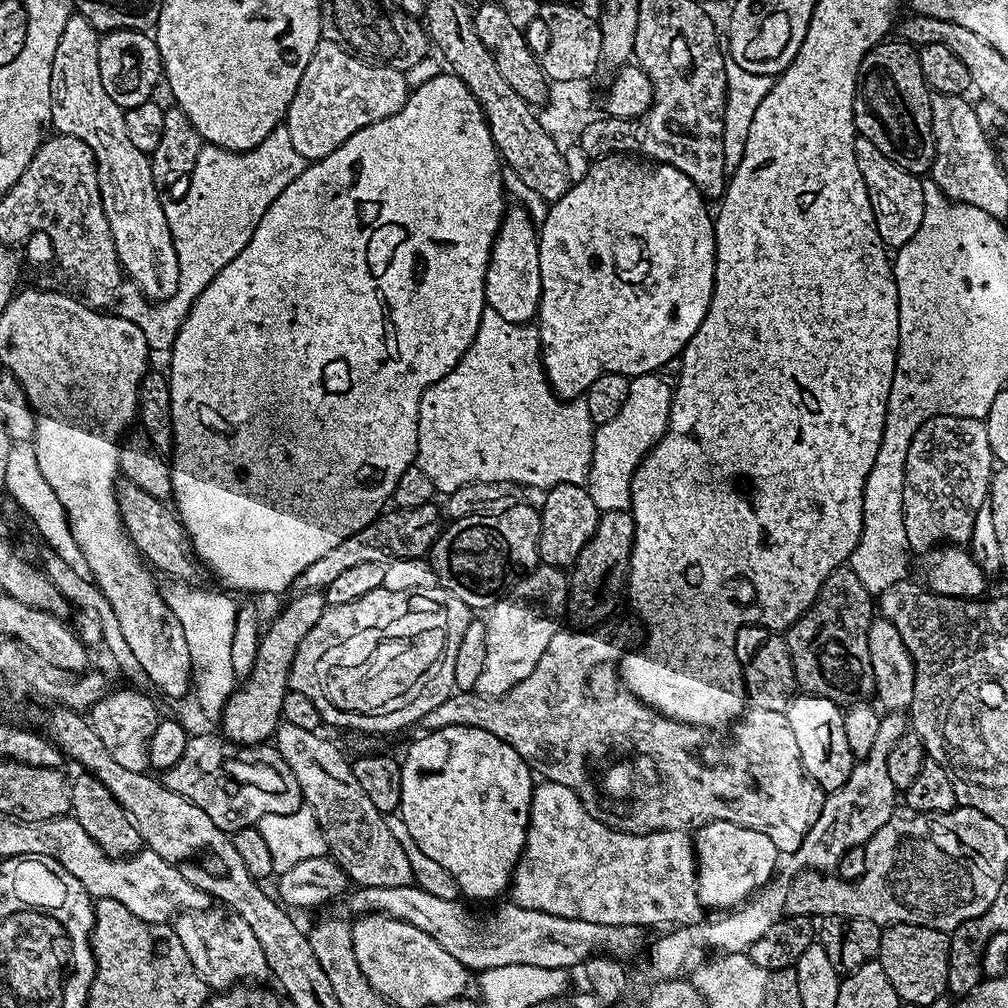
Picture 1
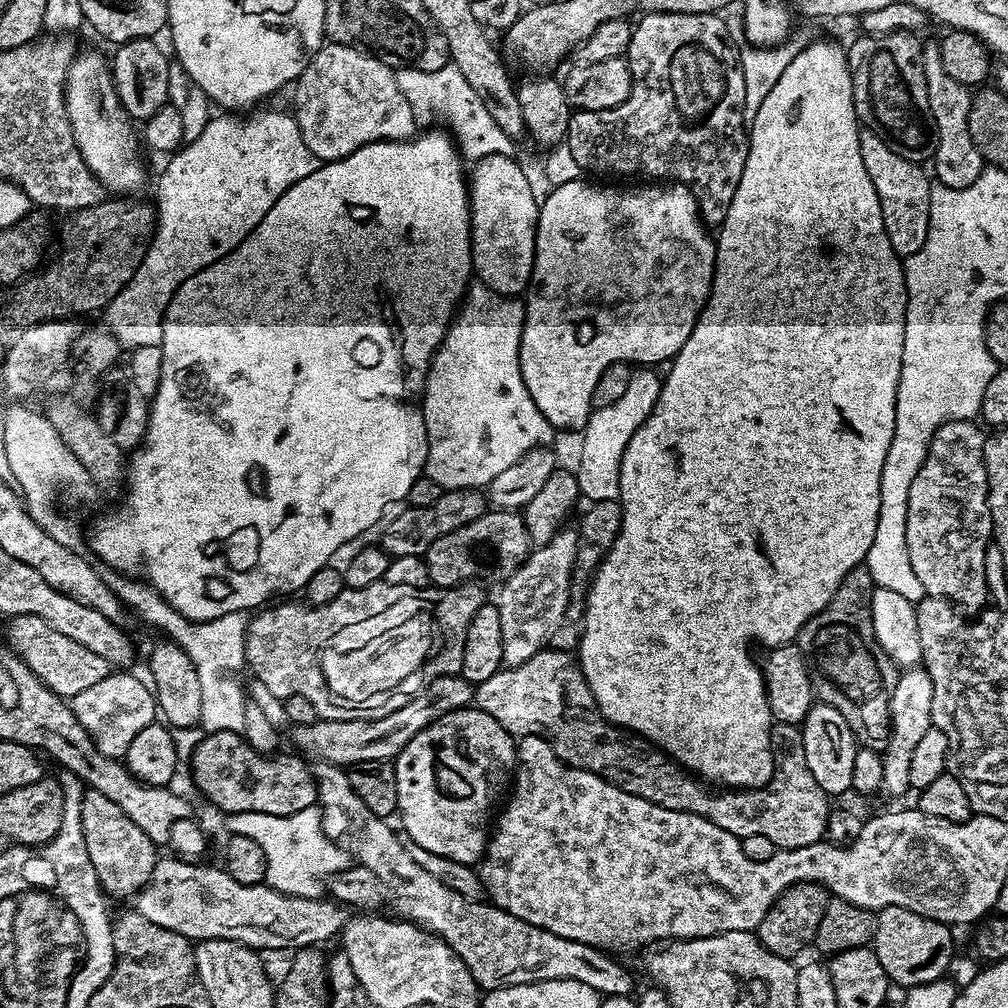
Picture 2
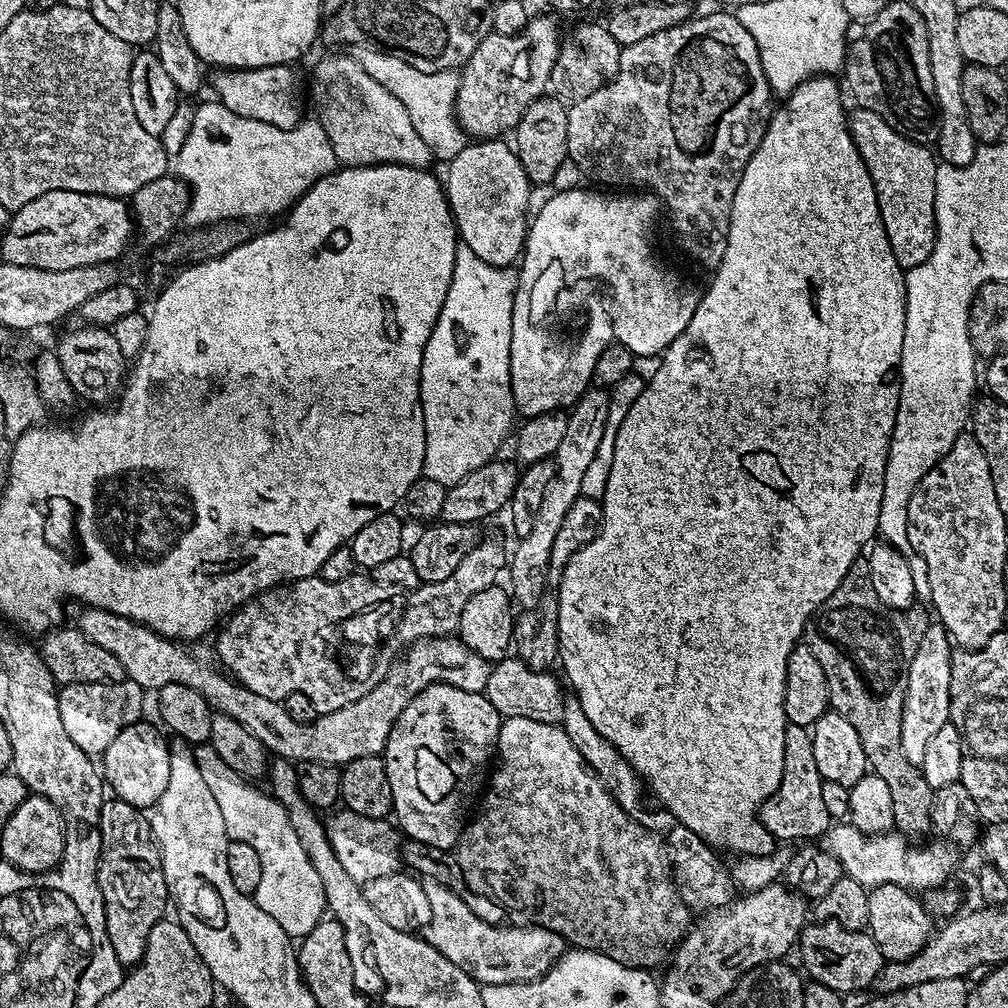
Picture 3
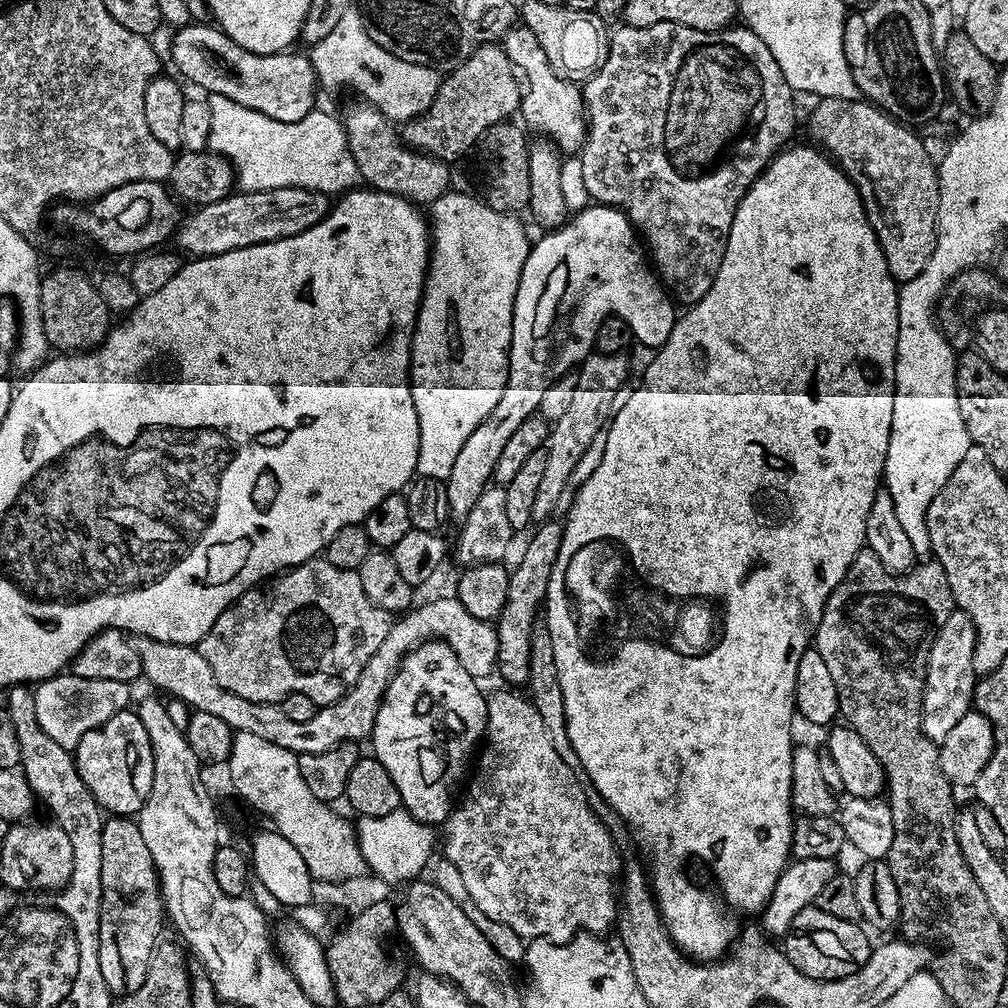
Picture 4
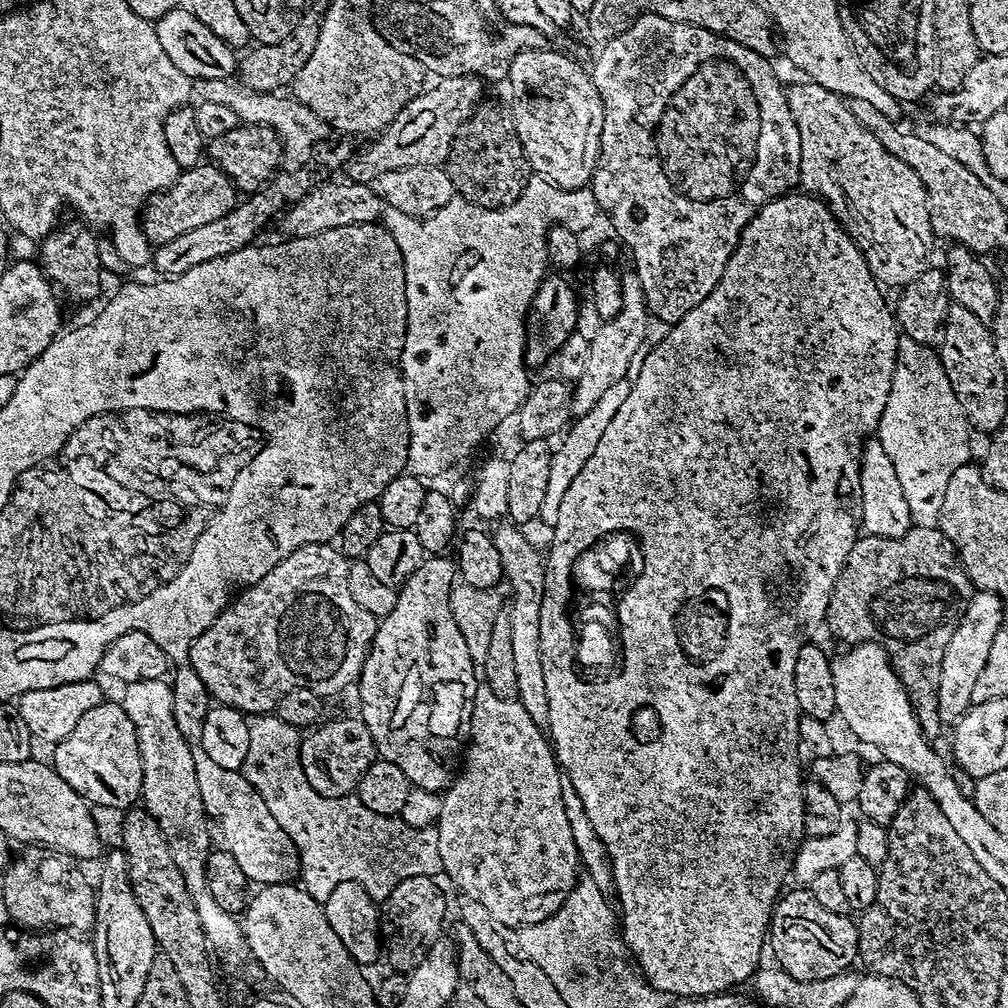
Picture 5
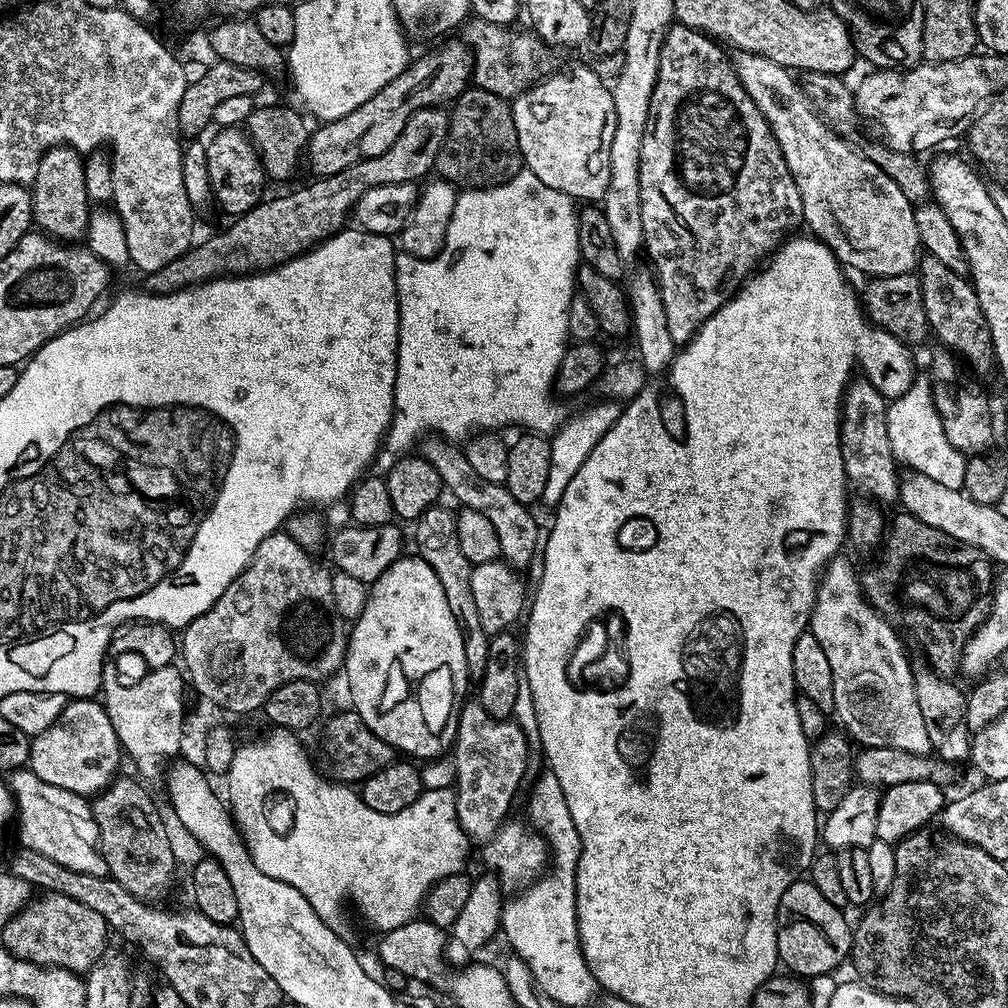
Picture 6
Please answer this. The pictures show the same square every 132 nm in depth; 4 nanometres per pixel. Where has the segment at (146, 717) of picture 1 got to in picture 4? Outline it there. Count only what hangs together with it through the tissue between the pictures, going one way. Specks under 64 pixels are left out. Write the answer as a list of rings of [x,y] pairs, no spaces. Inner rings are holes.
[[[57,674],[35,685],[34,714],[38,714],[38,726],[42,726],[58,746],[74,750],[78,742],[82,742],[82,734],[90,734],[90,730],[102,726],[114,718],[114,714],[129,707],[128,690],[129,685],[122,682]]]

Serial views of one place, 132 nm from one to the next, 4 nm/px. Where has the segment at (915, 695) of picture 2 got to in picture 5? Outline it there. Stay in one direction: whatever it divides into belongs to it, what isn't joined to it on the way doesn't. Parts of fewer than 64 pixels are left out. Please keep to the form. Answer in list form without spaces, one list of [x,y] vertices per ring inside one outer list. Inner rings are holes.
[[[977,591],[966,606],[964,617],[950,638],[950,646],[946,646],[946,654],[942,654],[942,678],[938,686],[941,725],[955,726],[972,707],[976,679],[978,674],[982,674],[982,666],[986,666],[986,658],[990,658],[990,646],[994,646],[994,636],[998,634],[1004,615],[1005,604],[992,592]]]

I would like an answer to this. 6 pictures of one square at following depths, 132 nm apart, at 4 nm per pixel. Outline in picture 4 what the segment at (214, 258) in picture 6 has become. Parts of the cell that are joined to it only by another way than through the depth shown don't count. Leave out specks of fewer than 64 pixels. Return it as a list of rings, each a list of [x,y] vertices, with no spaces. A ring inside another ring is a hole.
[[[503,47],[479,48],[441,79],[438,94],[426,111],[403,125],[403,143],[426,156],[453,162],[467,152],[469,155],[490,126],[515,117],[520,110],[521,95],[521,81]]]

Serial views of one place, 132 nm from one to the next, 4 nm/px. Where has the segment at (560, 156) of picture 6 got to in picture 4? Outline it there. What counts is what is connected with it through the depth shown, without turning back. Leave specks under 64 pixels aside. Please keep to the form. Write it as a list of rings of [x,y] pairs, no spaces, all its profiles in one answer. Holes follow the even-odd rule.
[[[514,26],[504,35],[502,47],[506,55],[510,58],[513,68],[522,77],[522,95],[520,98],[519,115],[524,116],[523,123],[529,129],[541,132],[544,136],[549,136],[564,154],[576,154],[584,146],[584,139],[588,137],[588,113],[584,107],[584,94],[579,83],[562,78],[550,66],[550,58],[546,58],[546,50],[538,46],[538,38],[534,38],[534,33],[523,26]]]

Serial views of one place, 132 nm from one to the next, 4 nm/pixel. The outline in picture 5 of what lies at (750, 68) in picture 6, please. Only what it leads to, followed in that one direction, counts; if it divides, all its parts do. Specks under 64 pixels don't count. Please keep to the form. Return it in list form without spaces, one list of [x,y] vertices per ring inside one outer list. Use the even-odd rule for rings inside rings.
[[[812,81],[803,83],[790,88],[791,95],[788,97],[790,114],[794,114],[794,122],[798,126],[798,138],[804,140],[800,155],[799,187],[811,195],[819,196],[835,214],[841,227],[864,249],[867,265],[876,282],[883,287],[899,290],[920,277],[932,262],[930,258],[936,237],[930,224],[925,186],[910,166],[891,155],[878,138],[858,122],[843,97]]]

